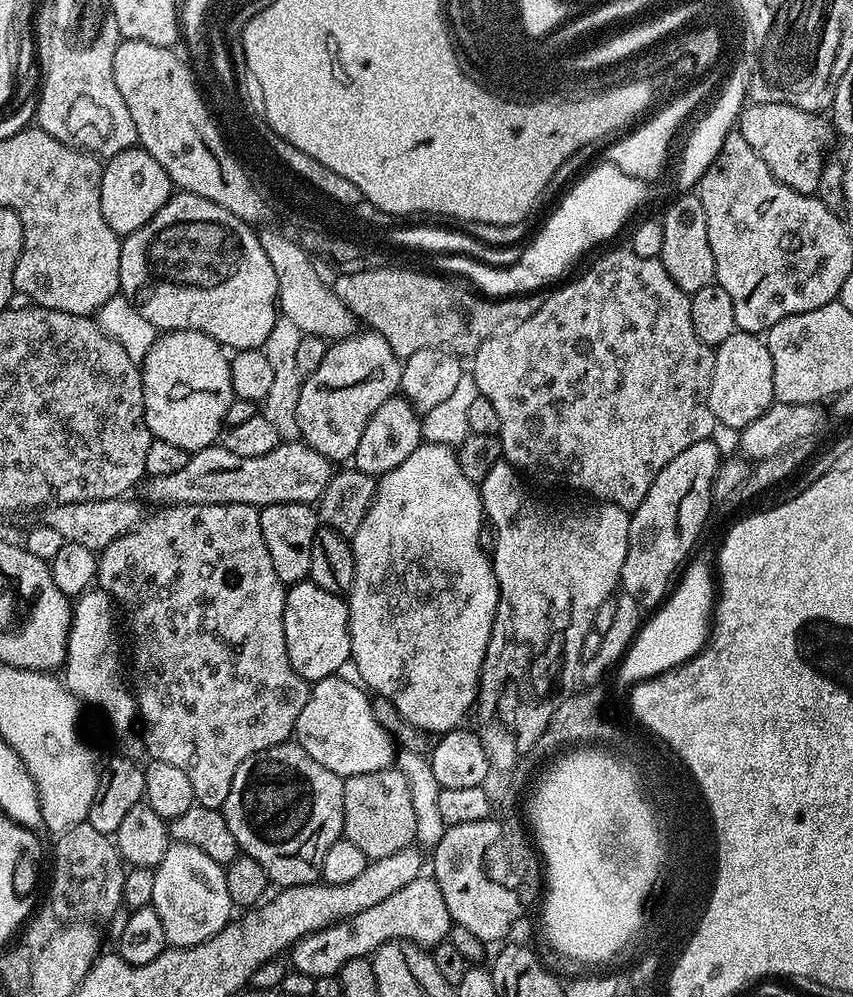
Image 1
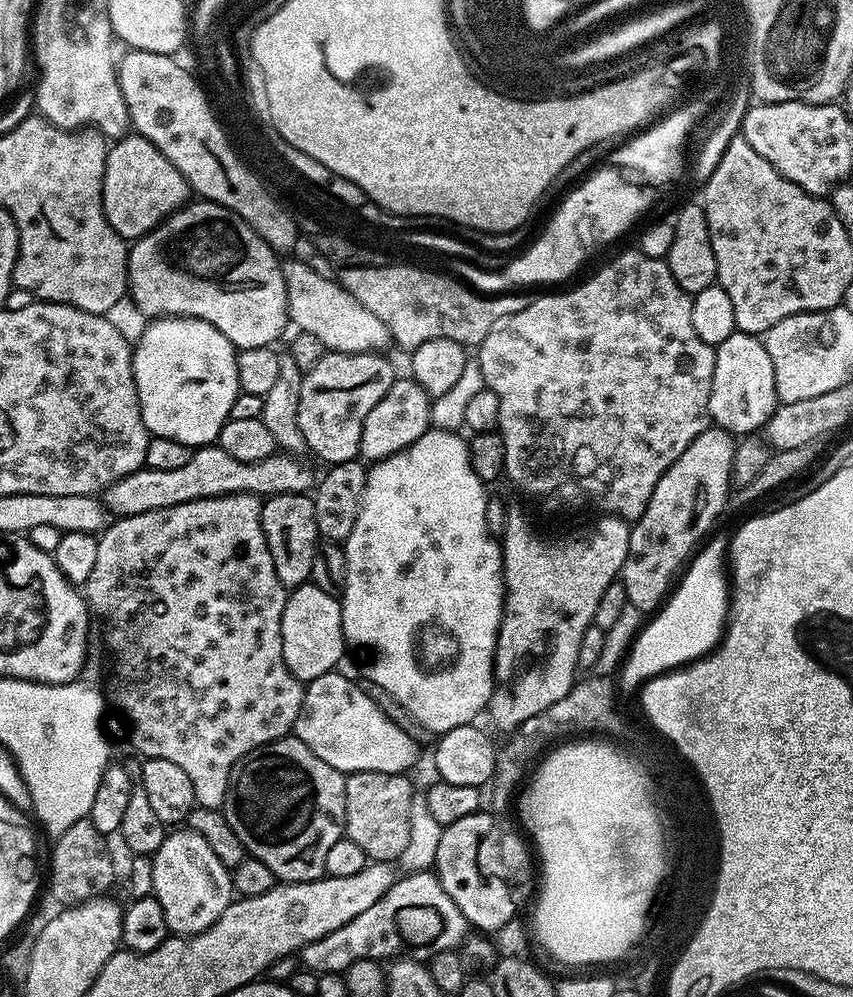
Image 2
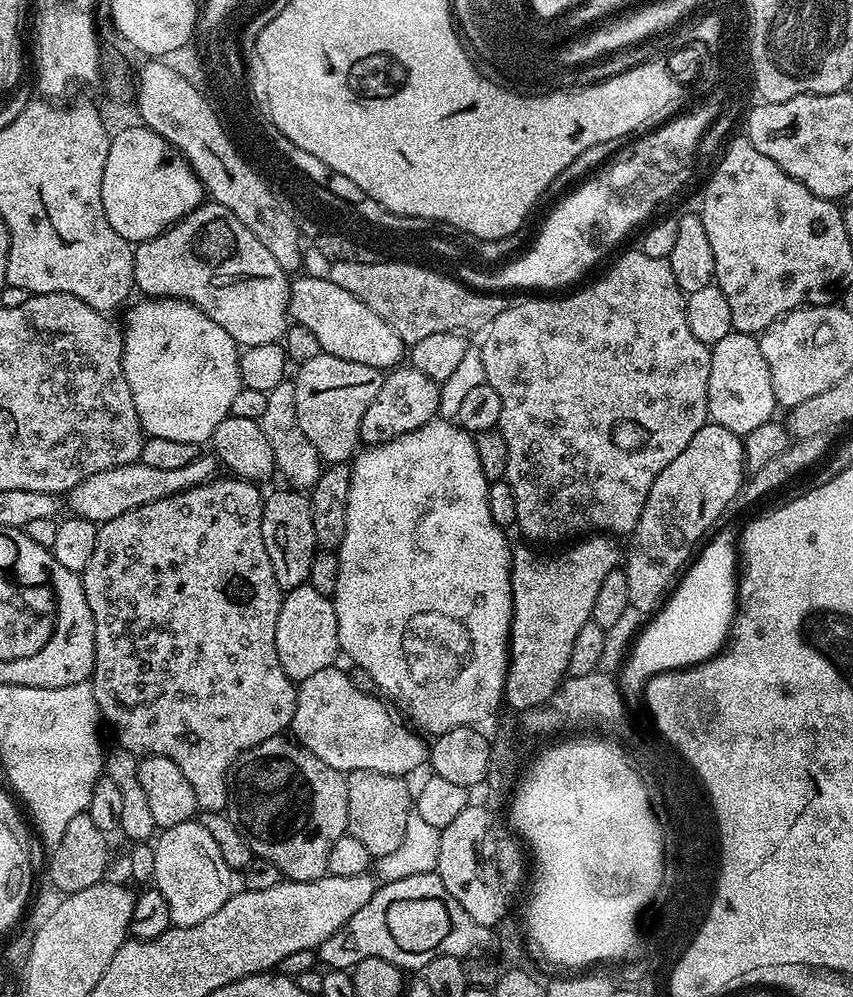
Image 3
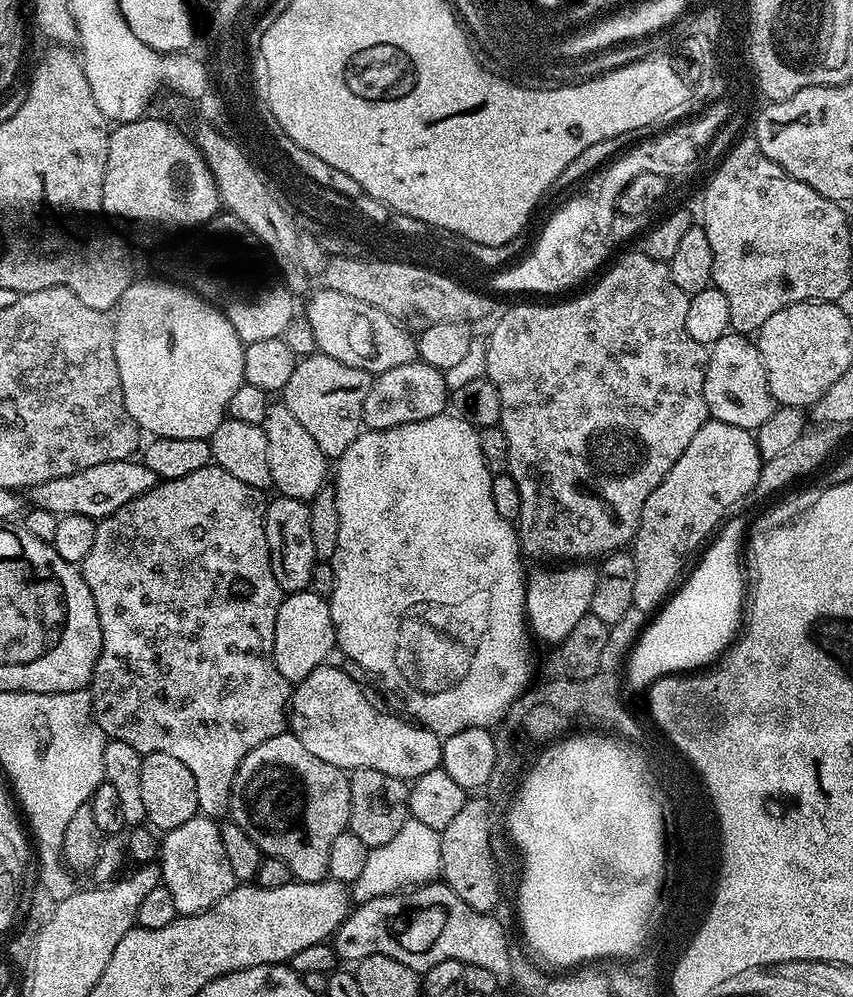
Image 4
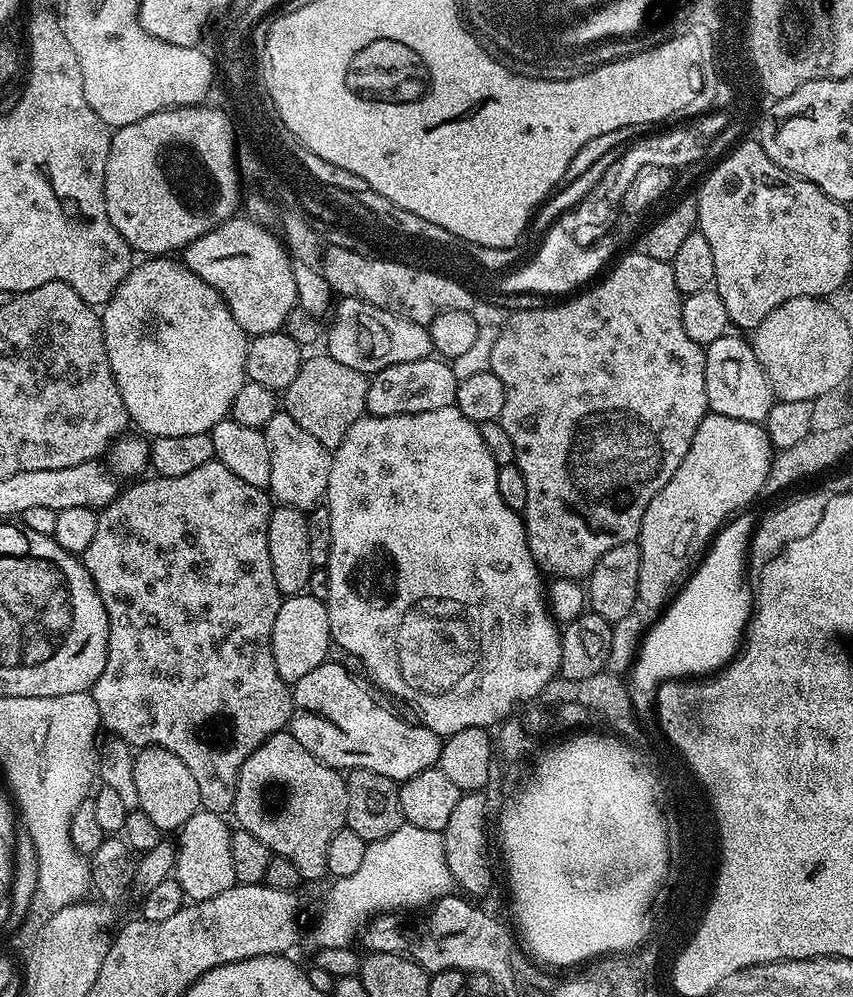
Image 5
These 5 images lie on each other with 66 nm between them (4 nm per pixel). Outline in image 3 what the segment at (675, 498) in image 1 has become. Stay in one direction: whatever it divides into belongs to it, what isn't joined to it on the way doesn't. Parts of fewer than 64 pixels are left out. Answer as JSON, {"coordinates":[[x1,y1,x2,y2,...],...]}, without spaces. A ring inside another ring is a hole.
{"coordinates":[[707,423,702,426,702,430,698,430,698,434,694,434,694,438,690,438,690,446,686,446,686,450,682,450,682,454,678,454,678,458,674,458,674,462,670,462,670,466,666,466,666,470,662,470,662,474,658,474,658,478,654,478,654,486,650,486,650,494,646,498,646,506,642,506,642,514,638,518,638,522,636,523,636,528,635,530,630,533,630,539,632,540,628,544,628,552,626,548,626,555,623,557,622,560,622,569,624,571,624,574,626,576,626,584,629,586,629,602,630,602,630,607,633,608,634,610,638,610,642,614,649,614,655,613,657,609,661,607,662,601,669,595,670,589,673,587,674,581,681,575,682,569,693,559,694,556,694,549,692,550,692,547,699,545,701,541,705,539,706,533,704,534,704,531,707,530,708,527,711,526,712,523,715,522,716,519,719,518,720,515,723,514,724,511,729,511,729,509,732,508,732,499,734,498,734,494,738,494,738,490,740,489,740,485,744,483,746,479,746,469,744,465,744,442,741,437,736,436,731,432,730,430,726,430,726,426,718,426,717,424,714,423]]}

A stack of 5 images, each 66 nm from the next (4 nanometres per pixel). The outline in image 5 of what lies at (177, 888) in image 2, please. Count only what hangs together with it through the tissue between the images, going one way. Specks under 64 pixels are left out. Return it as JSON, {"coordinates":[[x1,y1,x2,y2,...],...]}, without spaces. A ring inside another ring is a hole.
{"coordinates":[[201,810,195,812,178,829,180,840,175,841,174,879,189,901,209,900,222,894,222,890,230,890,237,884,234,878,234,861,230,859,230,838,233,829,228,828,228,824,224,820,227,819,219,812]]}

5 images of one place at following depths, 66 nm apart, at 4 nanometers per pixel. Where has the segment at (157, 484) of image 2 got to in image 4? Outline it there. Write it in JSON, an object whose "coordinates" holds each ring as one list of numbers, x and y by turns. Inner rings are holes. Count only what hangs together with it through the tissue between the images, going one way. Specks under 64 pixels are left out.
{"coordinates":[[136,458,119,460,118,462,102,462,98,466,90,466,86,470,78,470,78,474,70,474,66,478,50,478,50,482,42,482,31,489,30,500,35,507,50,510,55,516,82,514,91,520,101,521,114,514,114,510,122,510,126,502,134,502,146,490,158,483,154,470]]}

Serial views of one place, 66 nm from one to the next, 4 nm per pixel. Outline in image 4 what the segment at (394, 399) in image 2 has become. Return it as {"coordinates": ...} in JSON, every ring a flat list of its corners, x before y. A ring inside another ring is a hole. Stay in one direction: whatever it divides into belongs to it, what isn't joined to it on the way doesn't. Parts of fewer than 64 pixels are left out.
{"coordinates":[[417,358,402,366,394,366,390,370,379,373,370,386,370,394,366,394,366,402,362,402,362,424,368,430,386,430,390,426,402,426,406,422,422,422,422,418,434,418,445,411,450,404,450,389,447,386,445,373]]}

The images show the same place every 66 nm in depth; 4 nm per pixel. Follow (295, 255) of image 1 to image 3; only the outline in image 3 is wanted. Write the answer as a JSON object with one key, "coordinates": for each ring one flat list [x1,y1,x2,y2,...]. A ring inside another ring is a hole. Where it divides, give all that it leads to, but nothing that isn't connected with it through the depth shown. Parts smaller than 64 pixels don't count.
{"coordinates":[[300,274,288,286,288,311,297,324,311,330,318,338,321,353,362,362,381,370,391,370,405,359,406,345,398,333,366,302,354,298,350,290,334,286,334,282],[297,279,297,280,296,280]]}

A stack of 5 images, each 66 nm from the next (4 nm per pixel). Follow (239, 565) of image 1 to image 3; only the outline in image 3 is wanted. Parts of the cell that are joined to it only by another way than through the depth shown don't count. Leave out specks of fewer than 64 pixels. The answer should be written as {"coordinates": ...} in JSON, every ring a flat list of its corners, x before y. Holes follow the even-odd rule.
{"coordinates":[[213,478,206,481,205,484,199,484,185,492,179,492,170,498,162,498,158,502,150,502,148,506,138,506,138,510,126,510,126,514,118,514,118,518,110,518,109,520,103,521,96,530,94,554,90,554,90,562,86,562,82,573,86,602,90,602,90,614,94,614,94,634,96,635,94,638,94,650,96,653,94,654,94,666,92,667,90,683,92,693,94,694,94,702,98,706,103,723,105,725,108,723,116,731,115,743,121,748,130,750,136,757,161,756,162,758,170,758,170,762,174,762,174,766,178,766,178,770,182,770,182,774,186,774,187,780,190,781,190,786,194,786,196,806,201,813,224,812,227,809,230,773,236,763,236,759,242,753,250,750,254,746,258,746,262,742,266,742,270,738,289,731,292,719,294,718,297,690,297,685,288,677,286,670,282,670,282,662,278,662,276,631,278,630,278,614,280,613,282,589,278,586,278,578,274,578,274,566,270,566,270,554,266,554,266,546,262,542,262,506,264,505,264,496,262,492,256,489,259,487,251,480,242,480,239,478,220,479]]}

